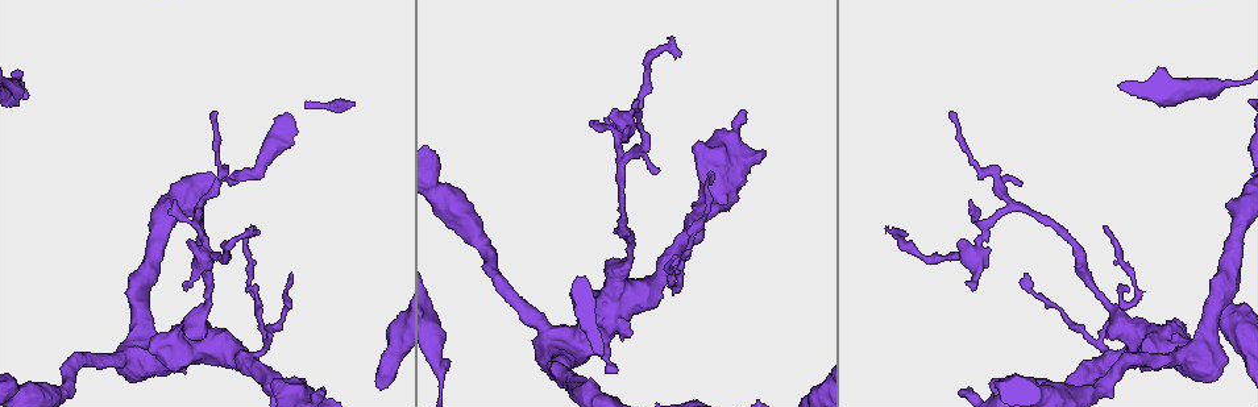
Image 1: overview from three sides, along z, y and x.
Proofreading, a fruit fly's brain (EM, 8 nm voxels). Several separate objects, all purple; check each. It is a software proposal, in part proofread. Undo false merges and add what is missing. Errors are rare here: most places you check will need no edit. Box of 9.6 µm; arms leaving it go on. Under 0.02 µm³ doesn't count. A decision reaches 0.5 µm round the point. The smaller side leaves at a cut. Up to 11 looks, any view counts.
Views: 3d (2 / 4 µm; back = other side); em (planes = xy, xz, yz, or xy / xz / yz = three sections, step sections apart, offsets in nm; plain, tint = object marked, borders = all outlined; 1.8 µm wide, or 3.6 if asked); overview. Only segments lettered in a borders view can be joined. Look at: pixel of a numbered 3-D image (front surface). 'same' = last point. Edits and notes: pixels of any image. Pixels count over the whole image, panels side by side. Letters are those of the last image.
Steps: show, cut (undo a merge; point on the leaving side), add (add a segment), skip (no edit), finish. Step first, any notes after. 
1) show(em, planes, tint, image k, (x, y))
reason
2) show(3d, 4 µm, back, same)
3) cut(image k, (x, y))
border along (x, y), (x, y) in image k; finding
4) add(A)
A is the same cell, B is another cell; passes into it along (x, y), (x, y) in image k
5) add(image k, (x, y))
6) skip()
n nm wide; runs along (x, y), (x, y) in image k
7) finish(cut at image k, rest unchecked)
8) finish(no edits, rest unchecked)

show(3d, 4 µm, back, image 1, (176, 201))
thin end

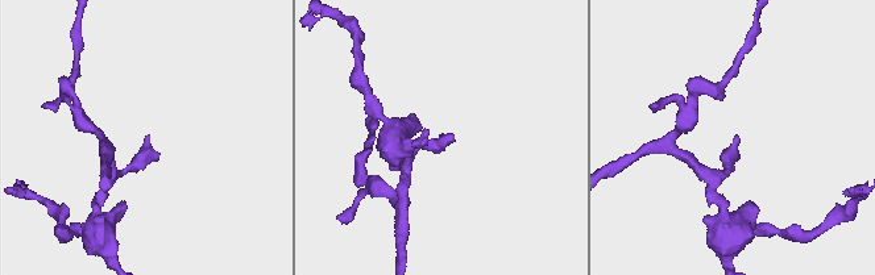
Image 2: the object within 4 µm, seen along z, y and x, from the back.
show(em, 3.6 µm, planes, plain, image 2, (739, 138))

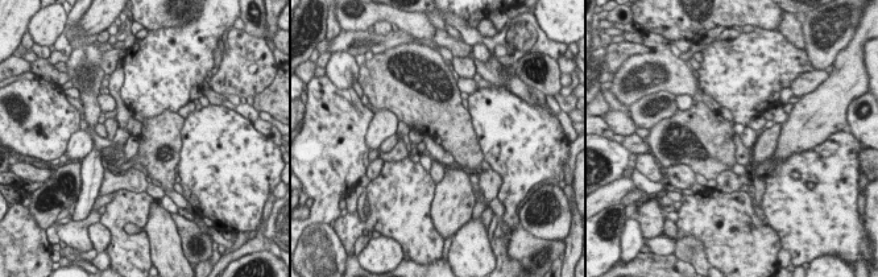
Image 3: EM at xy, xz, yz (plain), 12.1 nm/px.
show(em, 3.6 µm, planes, borders, same)

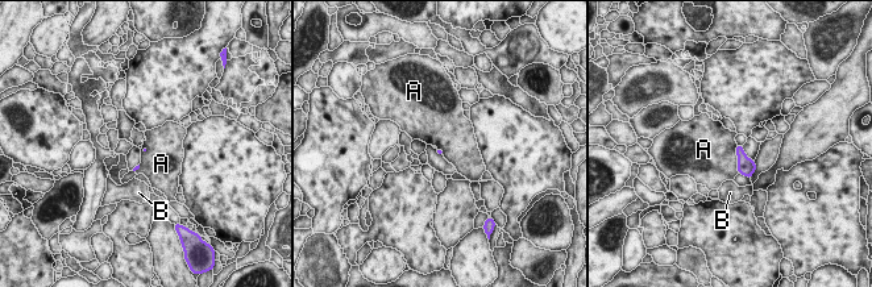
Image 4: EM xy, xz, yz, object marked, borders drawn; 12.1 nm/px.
skip()
A touches over 360 nm; A and B are other cells; border along (736, 144), (736, 170), (739, 173) in image 4; none of them fits

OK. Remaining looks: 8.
show(em, planes, plain, image 1, (1020, 184))
thin end

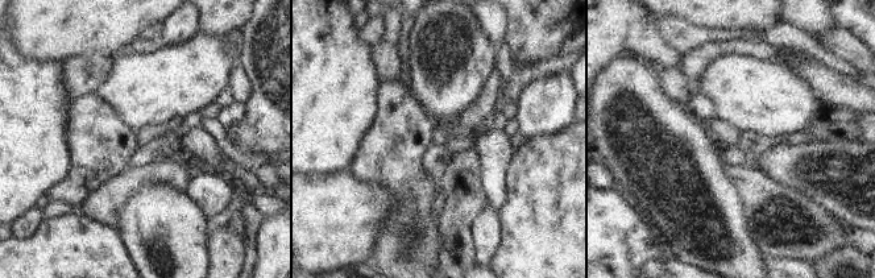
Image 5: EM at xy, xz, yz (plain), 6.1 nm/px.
show(em, planes, borders, same)
see the neighbours

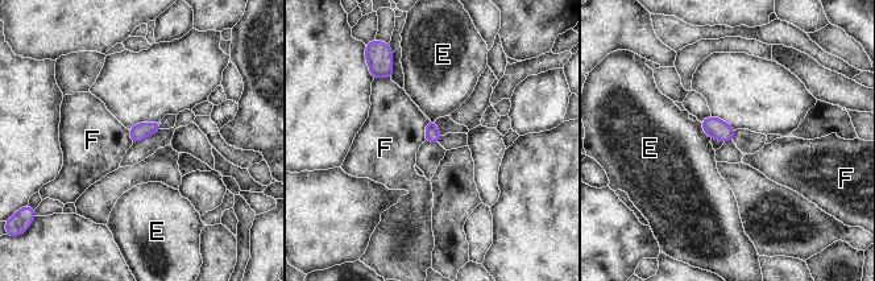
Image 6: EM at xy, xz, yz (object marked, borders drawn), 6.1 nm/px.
skip()
100 nm wide; E and F are other cells; none of them fits

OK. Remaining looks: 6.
show(em, xy, step 16, borders, image 1, (675, 257))
tapers out

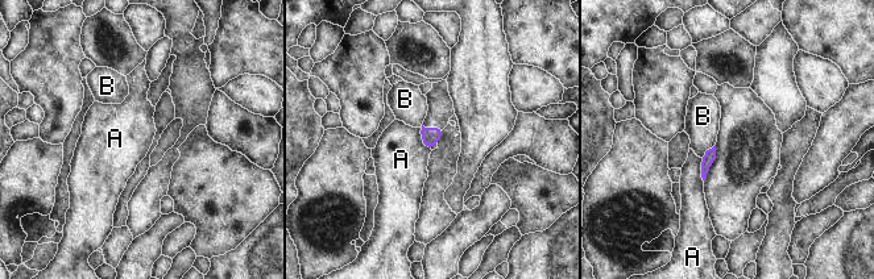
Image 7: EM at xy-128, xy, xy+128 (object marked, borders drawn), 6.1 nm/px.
show(em, planes, borders, same)

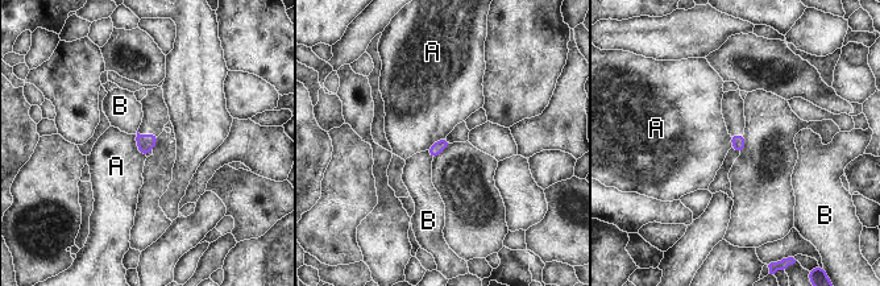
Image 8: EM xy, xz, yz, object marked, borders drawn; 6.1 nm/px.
skip()
80 nm wide; A touches over 170 nm; A and B are other cells; none of them fits

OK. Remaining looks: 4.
finish(no edits, rest unchecked)

